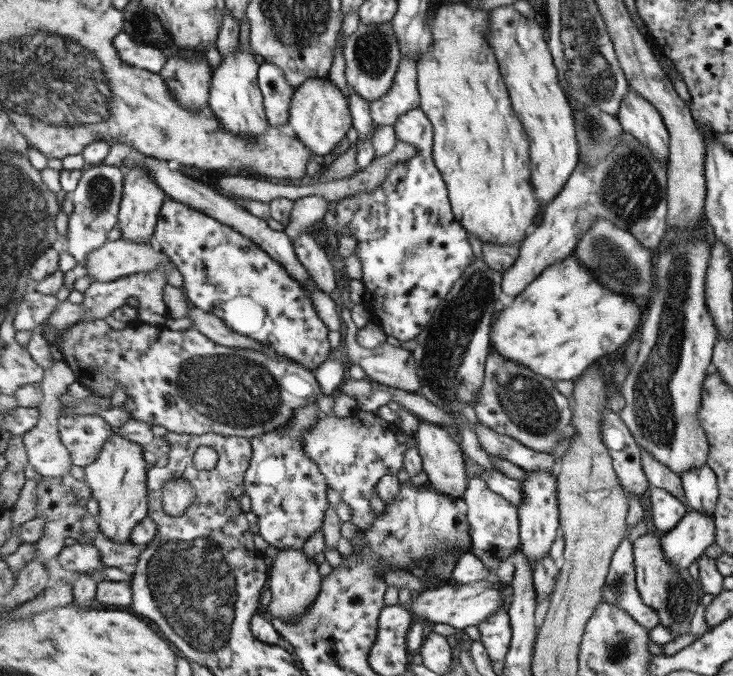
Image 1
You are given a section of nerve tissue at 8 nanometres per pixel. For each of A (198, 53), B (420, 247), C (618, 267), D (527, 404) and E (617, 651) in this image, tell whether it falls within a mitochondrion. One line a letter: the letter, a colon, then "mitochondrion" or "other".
A: other
B: mitochondrion
C: mitochondrion
D: mitochondrion
E: mitochondrion

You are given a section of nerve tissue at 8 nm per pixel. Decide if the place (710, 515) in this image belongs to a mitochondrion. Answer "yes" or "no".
no

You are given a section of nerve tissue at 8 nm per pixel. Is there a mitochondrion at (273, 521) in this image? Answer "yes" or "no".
no

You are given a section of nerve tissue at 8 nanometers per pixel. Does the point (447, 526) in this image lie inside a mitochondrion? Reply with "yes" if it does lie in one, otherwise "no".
no

